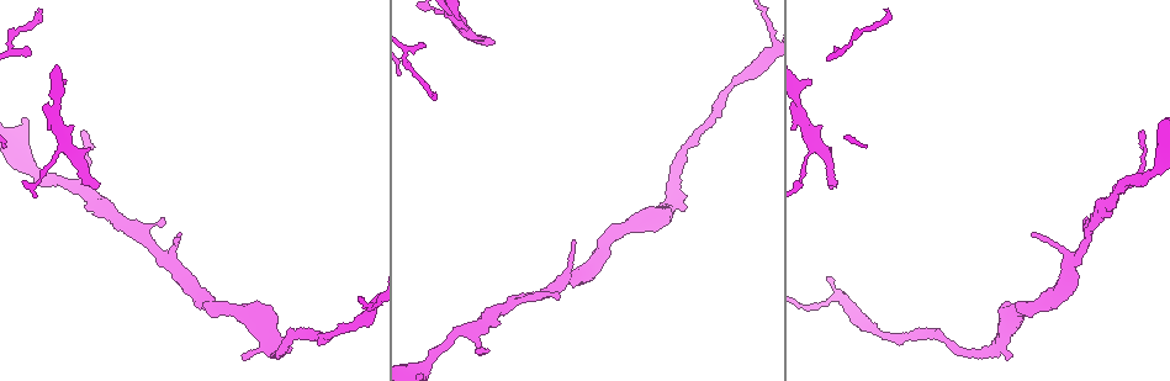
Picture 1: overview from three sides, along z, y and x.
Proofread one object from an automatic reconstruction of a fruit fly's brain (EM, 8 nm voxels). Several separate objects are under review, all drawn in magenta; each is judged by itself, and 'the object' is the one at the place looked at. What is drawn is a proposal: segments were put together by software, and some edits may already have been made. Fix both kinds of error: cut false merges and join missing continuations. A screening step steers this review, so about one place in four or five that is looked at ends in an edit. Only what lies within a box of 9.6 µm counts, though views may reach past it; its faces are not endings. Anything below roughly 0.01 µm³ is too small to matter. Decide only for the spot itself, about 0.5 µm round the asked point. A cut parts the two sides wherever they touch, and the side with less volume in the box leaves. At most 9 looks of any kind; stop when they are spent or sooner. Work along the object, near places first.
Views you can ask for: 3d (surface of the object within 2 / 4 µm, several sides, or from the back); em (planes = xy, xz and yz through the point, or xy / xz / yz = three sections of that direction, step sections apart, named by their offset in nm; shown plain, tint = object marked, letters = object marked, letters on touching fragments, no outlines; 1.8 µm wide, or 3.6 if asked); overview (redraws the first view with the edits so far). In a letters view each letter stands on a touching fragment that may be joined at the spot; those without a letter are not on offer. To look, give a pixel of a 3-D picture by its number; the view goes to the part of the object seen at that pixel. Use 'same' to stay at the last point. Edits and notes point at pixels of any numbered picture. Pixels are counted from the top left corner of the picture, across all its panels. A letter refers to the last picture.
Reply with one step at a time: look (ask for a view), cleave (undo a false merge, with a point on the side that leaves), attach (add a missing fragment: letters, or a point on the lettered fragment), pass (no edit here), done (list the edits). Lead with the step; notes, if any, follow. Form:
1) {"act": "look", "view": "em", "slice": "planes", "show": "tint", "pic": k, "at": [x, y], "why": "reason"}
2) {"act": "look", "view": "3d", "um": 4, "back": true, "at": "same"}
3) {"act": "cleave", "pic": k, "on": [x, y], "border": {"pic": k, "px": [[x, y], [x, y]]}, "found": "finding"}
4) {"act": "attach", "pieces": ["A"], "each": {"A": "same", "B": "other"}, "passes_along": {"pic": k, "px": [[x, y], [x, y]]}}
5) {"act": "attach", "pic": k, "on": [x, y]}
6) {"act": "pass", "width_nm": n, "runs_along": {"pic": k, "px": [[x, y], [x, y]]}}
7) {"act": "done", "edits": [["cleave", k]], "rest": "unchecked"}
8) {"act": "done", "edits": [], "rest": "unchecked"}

{"act": "look", "view": "em", "slice": "xy", "step": 4, "show": "letters", "pic": 1, "at": [559, 295], "why": "branch stops here"}

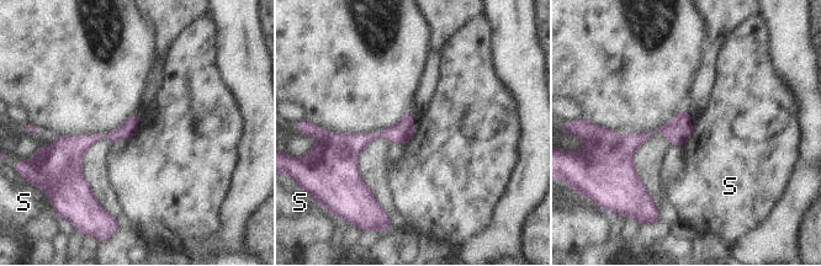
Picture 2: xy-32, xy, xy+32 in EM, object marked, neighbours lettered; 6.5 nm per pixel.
{"act": "look", "view": "em", "slice": "planes", "show": "letters", "at": "same", "why": "another direction"}

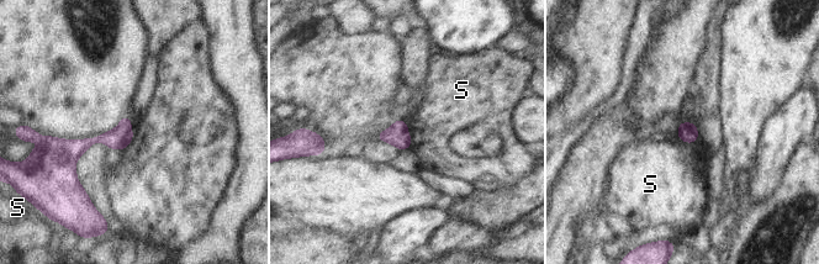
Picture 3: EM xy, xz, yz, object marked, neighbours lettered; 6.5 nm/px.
{"act": "pass", "width_nm": 130, "each": {"S": "other"}, "border": {"pic": 3, "px": [[675, 135], [686, 142], [698, 141]]}, "found": "no lettered fragment goes on from it"}

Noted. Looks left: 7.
{"act": "look", "view": "3d", "um": 4, "pic": 1, "at": [848, 306], "why": "abrupt turn"}

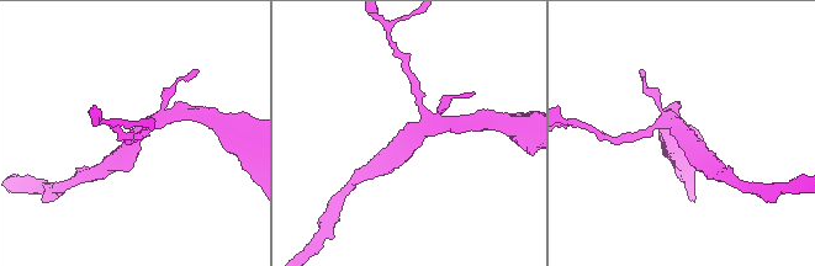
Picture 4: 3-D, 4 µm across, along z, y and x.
{"act": "look", "view": "em", "slice": "xz", "step": 4, "show": "letters", "pic": 4, "at": [687, 137], "arms": 3}

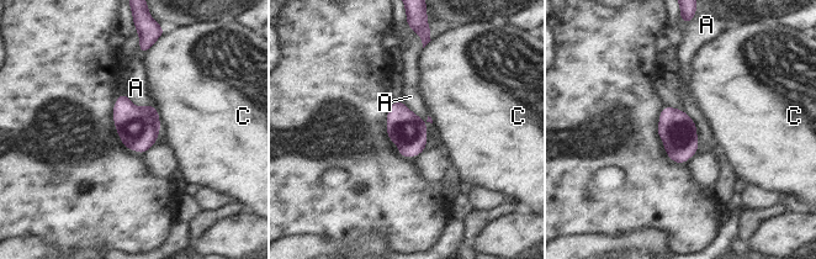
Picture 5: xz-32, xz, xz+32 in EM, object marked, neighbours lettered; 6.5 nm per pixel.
{"act": "pass", "width_nm": 220, "each": {"A": "other", "C": "other"}, "found": "one neuron here"}

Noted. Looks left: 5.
{"act": "look", "view": "3d", "um": 2, "pic": 1, "at": [459, 20], "why": "free end"}

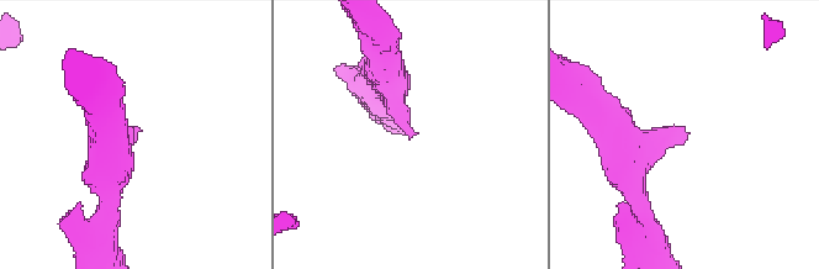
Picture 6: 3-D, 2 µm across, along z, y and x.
{"act": "look", "view": "em", "slice": "yz", "step": 16, "show": "letters", "pic": 6, "at": [686, 140]}

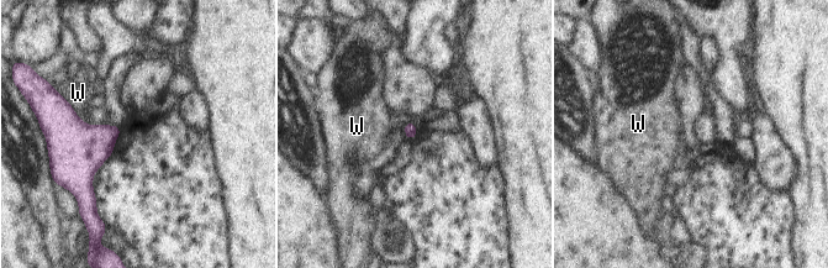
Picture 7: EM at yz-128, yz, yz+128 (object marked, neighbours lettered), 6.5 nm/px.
{"act": "pass", "each": {"W": "other"}, "border": {"pic": 7, "px": [[64, 98], [86, 125]]}, "found": "none of them fits"}

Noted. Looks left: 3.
{"act": "look", "view": "3d", "um": 4, "pic": 1, "at": [98, 182], "why": "an open end"}

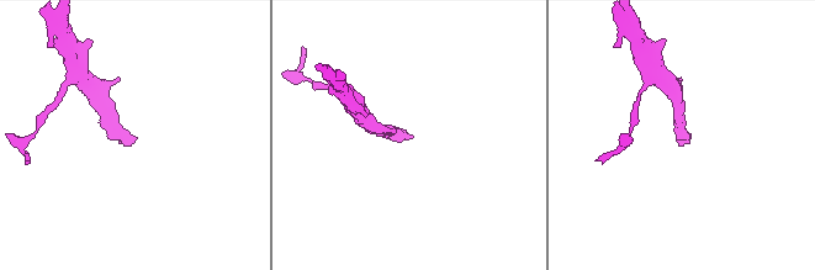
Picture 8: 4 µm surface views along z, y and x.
{"act": "look", "view": "em", "slice": "xz", "step": 16, "show": "letters", "pic": 8, "at": [683, 138], "why": "need the tissue"}

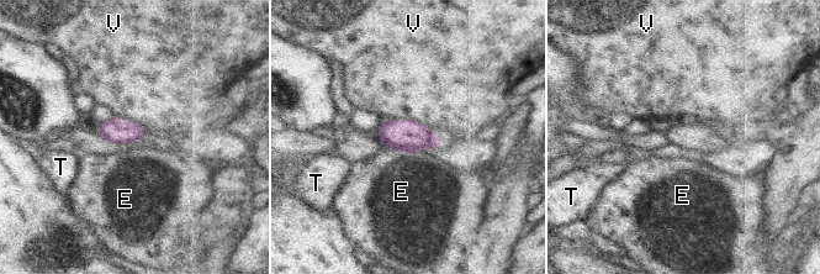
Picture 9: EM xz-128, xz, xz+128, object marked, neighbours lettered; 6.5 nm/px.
{"act": "look", "view": "em", "slice": "planes", "show": "letters", "at": "same", "why": "cut it another way"}

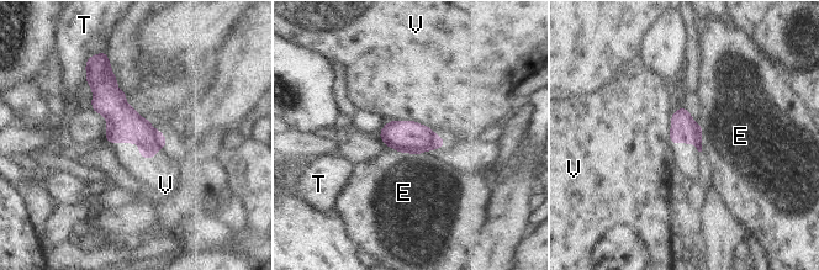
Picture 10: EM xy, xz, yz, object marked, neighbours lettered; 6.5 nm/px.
{"act": "pass", "longest_contact_nm": ["V", 420], "each": {"E": "other", "T": "other", "V": "other"}, "runs_along": {"pic": 10, "px": [[96, 75], [151, 154]]}, "found": "none of them fits"}

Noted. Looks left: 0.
{"act": "done", "edits": [], "rest": "unchecked"}

